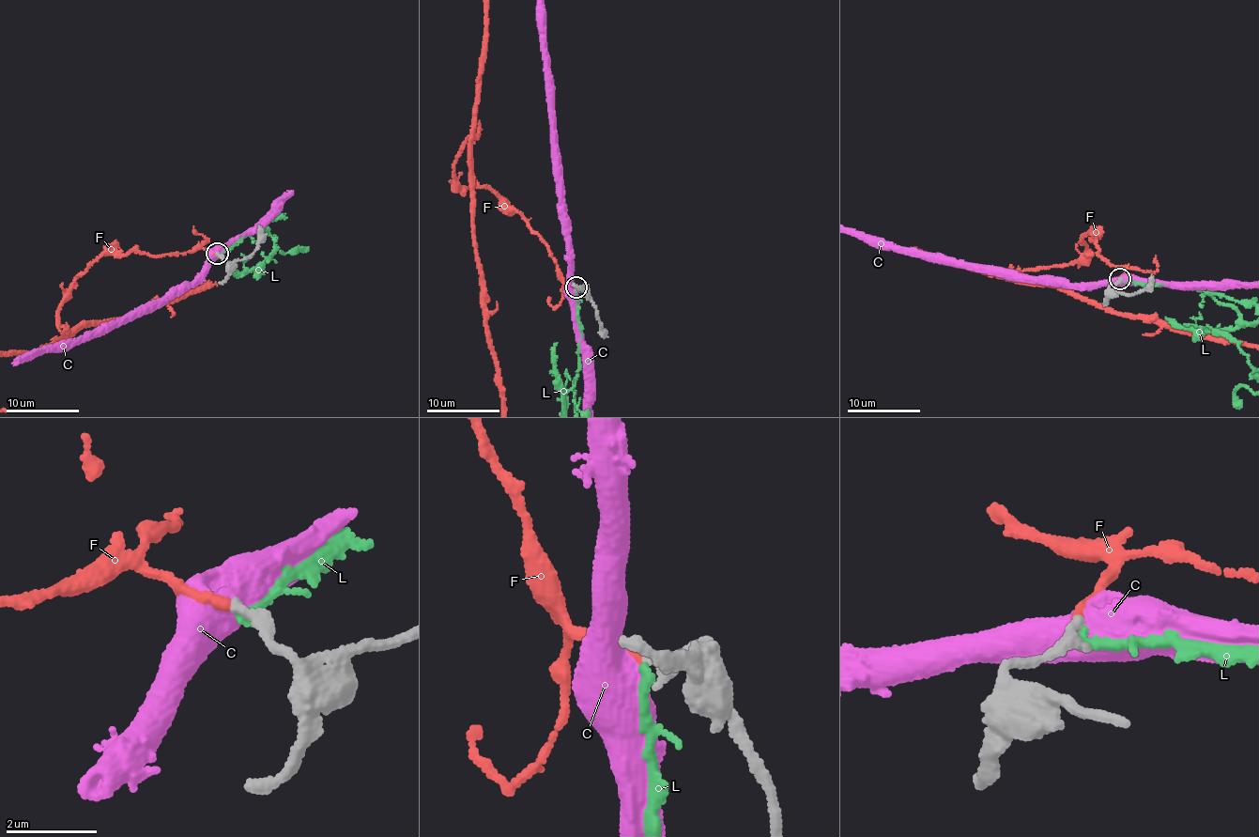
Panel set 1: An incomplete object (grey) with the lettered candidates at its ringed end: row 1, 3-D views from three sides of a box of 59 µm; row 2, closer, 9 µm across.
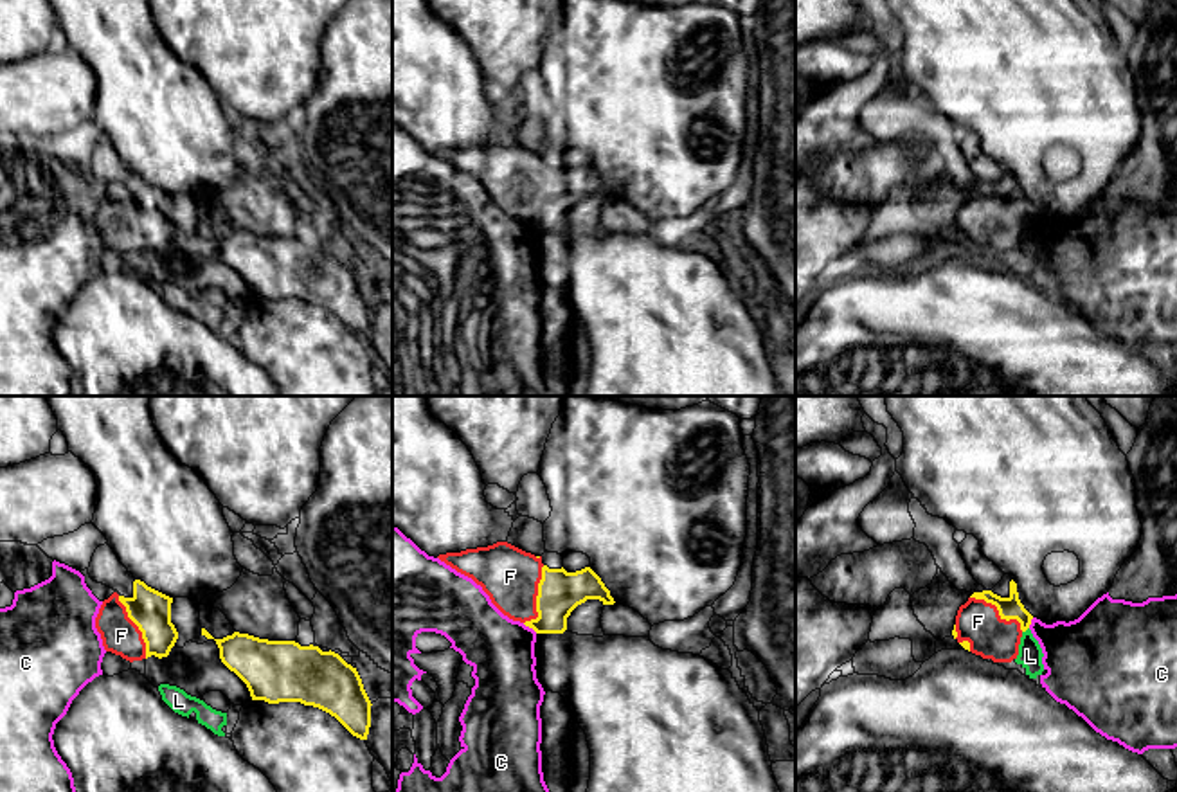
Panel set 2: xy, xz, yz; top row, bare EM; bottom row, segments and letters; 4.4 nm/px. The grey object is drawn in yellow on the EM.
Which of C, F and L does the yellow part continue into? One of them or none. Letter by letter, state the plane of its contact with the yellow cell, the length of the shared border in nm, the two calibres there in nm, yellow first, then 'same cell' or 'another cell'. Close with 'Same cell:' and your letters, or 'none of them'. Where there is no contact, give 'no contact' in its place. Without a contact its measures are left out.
C: meets yellow in xz; contact 80 nm long; 190 nm thick on the yellow side, 300 nm on the other; another cell
F: meets yellow in xz; contact 280 nm long; 190 nm thick on the yellow side, 260 nm on the other; same cell
L: meets yellow in yz; contact 40 nm long; 100 nm thick on the yellow side, 110 nm on the other; another cell
Same cell: F

